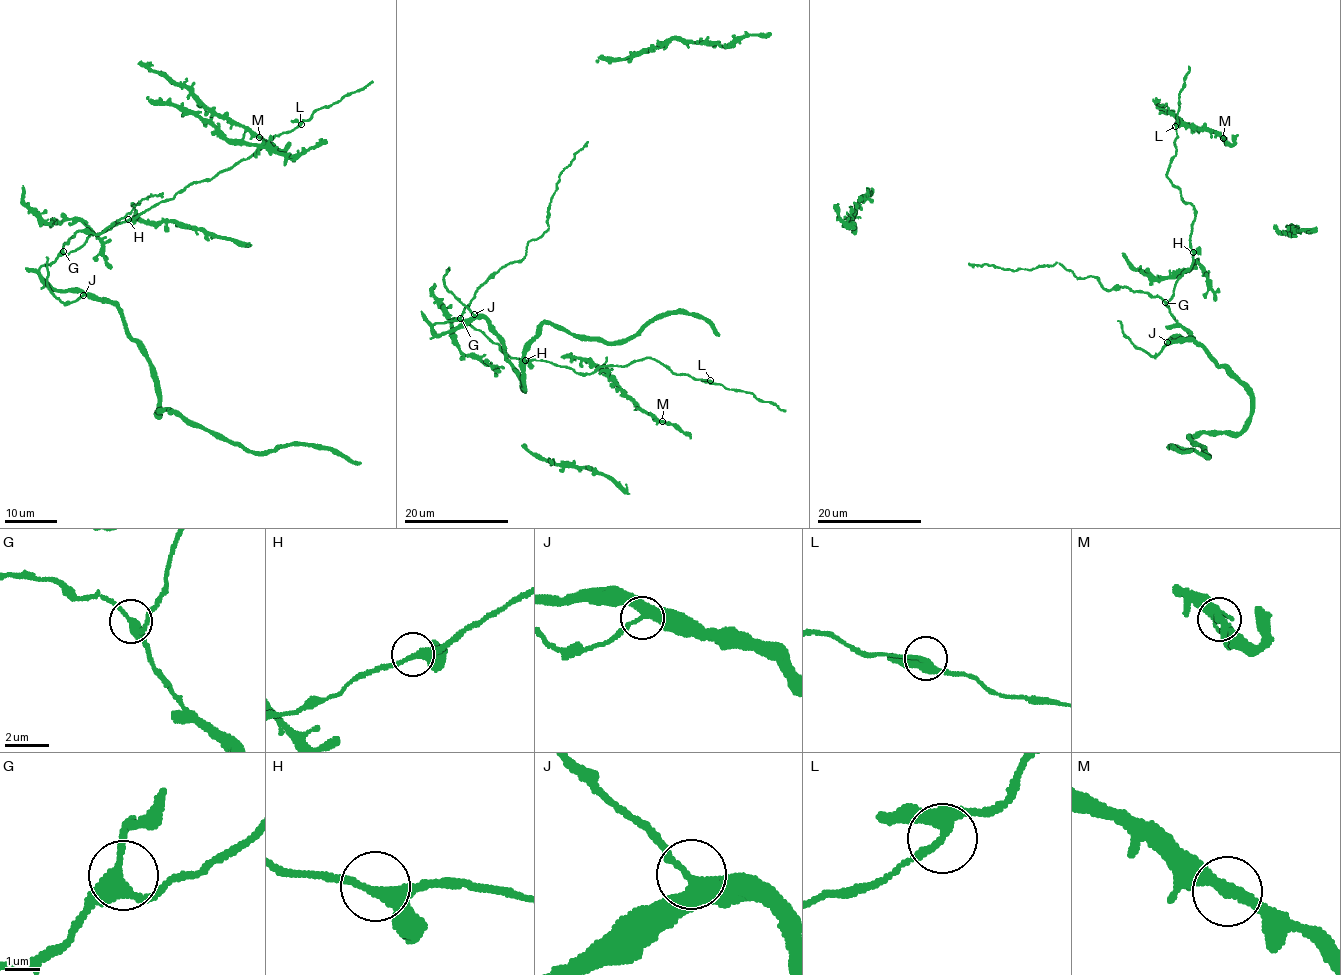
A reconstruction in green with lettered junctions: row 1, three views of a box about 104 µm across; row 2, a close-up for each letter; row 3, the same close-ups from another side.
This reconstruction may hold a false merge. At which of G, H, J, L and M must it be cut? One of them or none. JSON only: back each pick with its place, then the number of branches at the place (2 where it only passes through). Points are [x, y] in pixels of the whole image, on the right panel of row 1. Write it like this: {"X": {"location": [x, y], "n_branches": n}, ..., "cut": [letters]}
{"cut": []}

